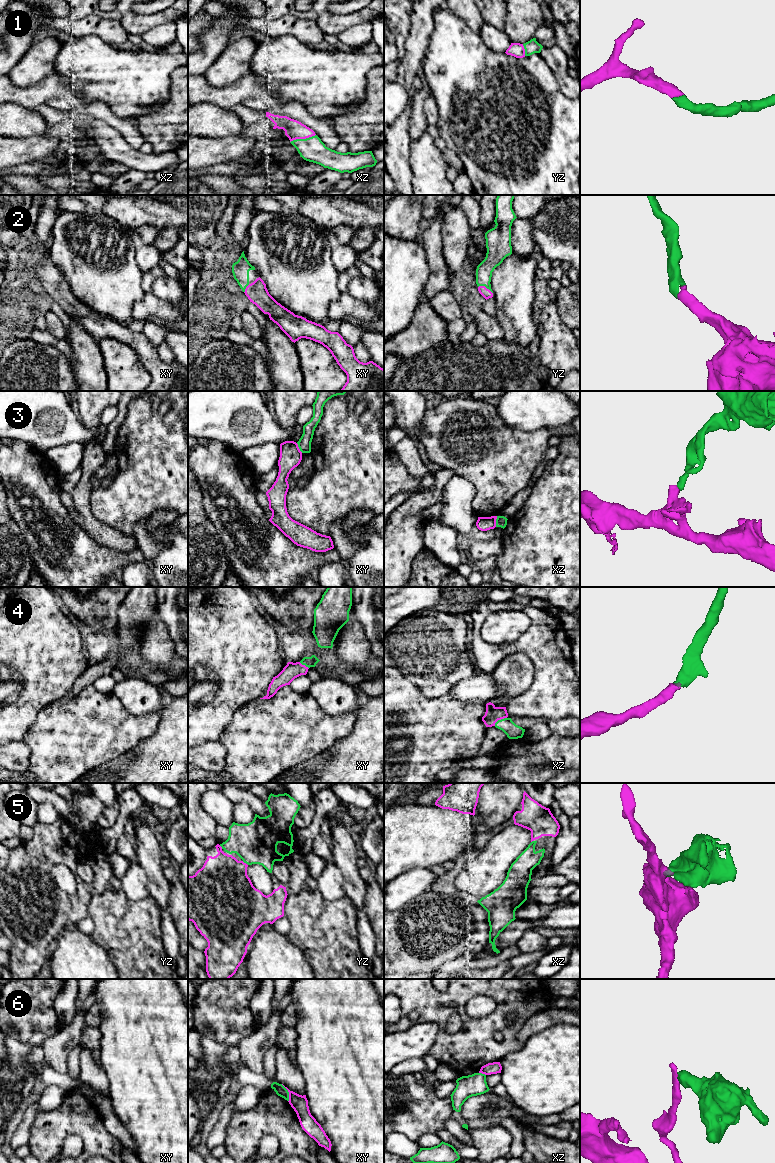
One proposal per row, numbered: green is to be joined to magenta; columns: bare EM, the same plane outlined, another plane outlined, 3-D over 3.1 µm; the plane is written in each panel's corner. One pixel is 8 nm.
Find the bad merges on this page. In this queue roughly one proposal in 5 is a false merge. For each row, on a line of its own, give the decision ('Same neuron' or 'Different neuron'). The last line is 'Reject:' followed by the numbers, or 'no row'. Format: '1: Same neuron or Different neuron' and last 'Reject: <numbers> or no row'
1: Same neuron
2: Same neuron
3: Different neuron
4: Same neuron
5: Same neuron
6: Different neuron
Reject: 3, 6

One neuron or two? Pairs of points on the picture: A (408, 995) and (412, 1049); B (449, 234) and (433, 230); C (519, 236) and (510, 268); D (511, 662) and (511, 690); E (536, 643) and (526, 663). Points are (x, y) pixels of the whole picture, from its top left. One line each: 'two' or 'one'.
A: two
B: two
C: two
D: one
E: two

